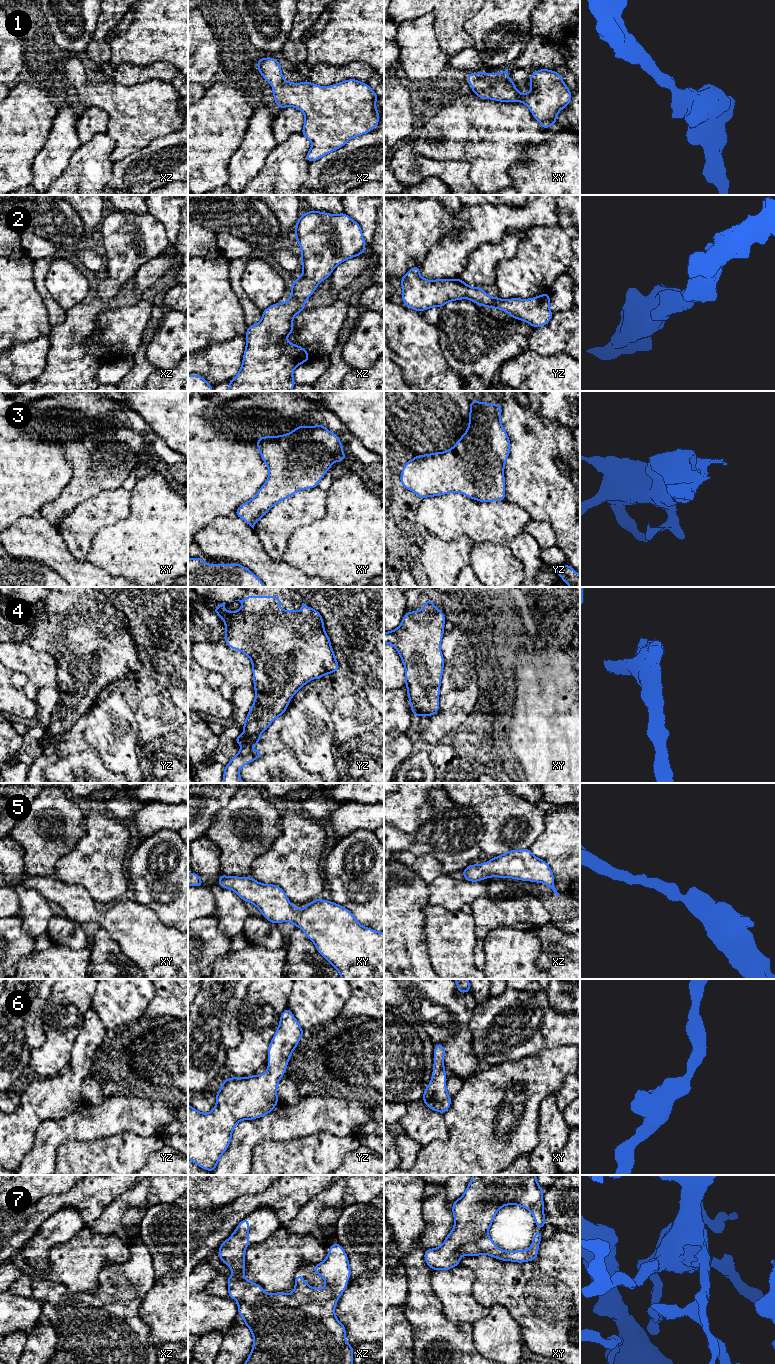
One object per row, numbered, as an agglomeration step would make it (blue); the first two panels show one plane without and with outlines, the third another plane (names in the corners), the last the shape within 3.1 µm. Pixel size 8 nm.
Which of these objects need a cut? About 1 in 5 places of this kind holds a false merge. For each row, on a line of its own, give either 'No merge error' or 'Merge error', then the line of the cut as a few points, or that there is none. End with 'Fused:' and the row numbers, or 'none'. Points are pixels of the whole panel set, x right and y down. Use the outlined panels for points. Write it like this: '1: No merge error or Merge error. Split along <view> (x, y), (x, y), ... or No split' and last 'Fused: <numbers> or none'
1: No merge error. No split
2: No merge error. No split
3: No merge error. No split
4: No merge error. No split
5: No merge error. No split
6: No merge error. No split
7: No merge error. No split
Fused: none

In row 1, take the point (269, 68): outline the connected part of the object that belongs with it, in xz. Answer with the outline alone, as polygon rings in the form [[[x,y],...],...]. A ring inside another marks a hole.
[[[272,57],[260,58],[257,69],[272,85],[279,109],[290,106],[305,114],[301,134],[312,143],[306,154],[309,163],[379,124],[379,111],[375,107],[379,97],[364,82],[348,79],[326,87],[310,81],[292,83],[284,80],[278,59]]]

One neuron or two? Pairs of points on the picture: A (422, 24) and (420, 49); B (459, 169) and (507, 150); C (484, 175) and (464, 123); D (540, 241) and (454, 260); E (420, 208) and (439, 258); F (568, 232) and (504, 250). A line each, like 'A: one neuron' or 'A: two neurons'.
A: one neuron
B: two neurons
C: one neuron
D: two neurons
E: two neurons
F: two neurons

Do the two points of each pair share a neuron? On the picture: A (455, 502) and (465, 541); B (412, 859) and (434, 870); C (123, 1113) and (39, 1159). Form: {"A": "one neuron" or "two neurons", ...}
{"A": "two neurons", "B": "one neuron", "C": "one neuron"}

